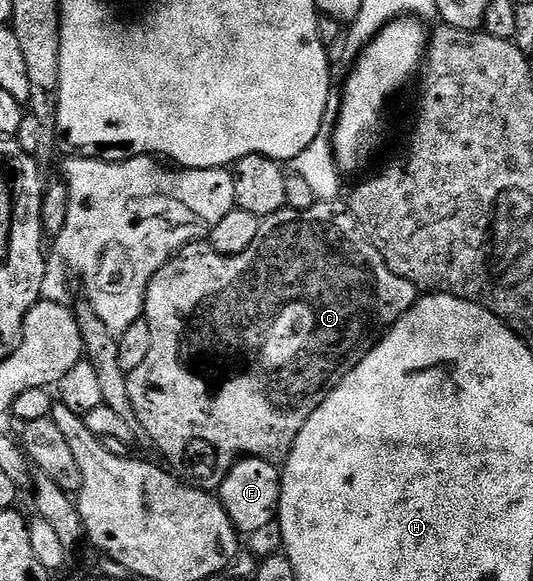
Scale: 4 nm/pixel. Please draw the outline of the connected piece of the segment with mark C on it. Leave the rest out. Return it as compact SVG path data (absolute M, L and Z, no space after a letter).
M317 201L305 211L285 209L267 215L260 220L258 237L254 237L248 248L237 255L220 255L207 241L187 243L166 261L166 265L162 265L162 269L158 269L158 273L154 273L144 295L142 316L149 327L148 348L142 365L127 376L129 395L141 428L151 439L151 446L156 446L168 458L167 466L181 480L204 489L219 489L226 473L241 457L276 461L287 456L302 425L310 421L314 409L318 409L318 405L322 405L322 401L326 401L336 386L362 362L380 336L415 305L418 298L415 285L388 268L378 249L374 249L374 245L364 236L351 210L340 205L336 201Z

